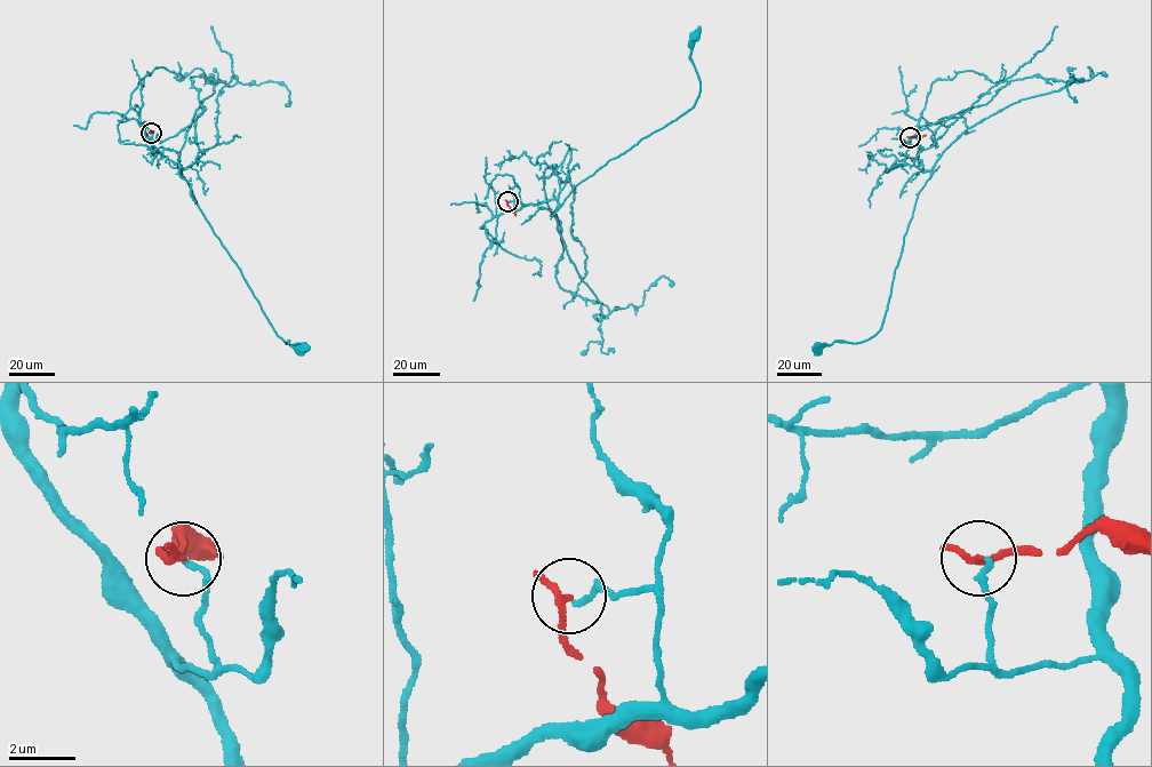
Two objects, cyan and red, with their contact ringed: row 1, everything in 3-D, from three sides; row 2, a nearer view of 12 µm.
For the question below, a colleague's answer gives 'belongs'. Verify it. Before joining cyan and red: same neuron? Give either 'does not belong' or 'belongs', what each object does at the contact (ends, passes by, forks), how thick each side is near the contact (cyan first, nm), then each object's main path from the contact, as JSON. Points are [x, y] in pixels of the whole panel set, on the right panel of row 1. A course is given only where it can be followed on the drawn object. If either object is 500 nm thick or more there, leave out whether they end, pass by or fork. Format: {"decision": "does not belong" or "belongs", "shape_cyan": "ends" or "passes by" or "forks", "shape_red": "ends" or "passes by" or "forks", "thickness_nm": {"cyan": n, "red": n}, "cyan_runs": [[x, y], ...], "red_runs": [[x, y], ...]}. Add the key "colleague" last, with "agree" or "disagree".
{"decision": "does not belong", "shape_cyan": "ends", "shape_red": "passes by", "thickness_nm": {"cyan": 180, "red": 180}, "cyan_runs": [[910, 137], [930, 176], [918, 193], [882, 327], [863, 341], [833, 342], [817, 350]], "red_runs": [[910, 137], [926, 135]], "colleague": "disagree"}

